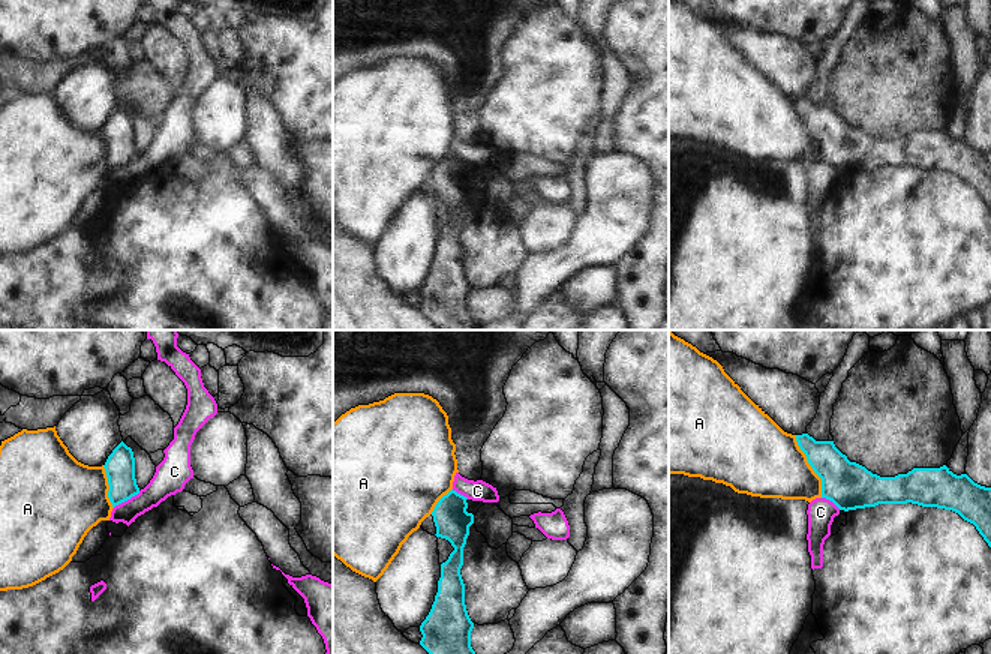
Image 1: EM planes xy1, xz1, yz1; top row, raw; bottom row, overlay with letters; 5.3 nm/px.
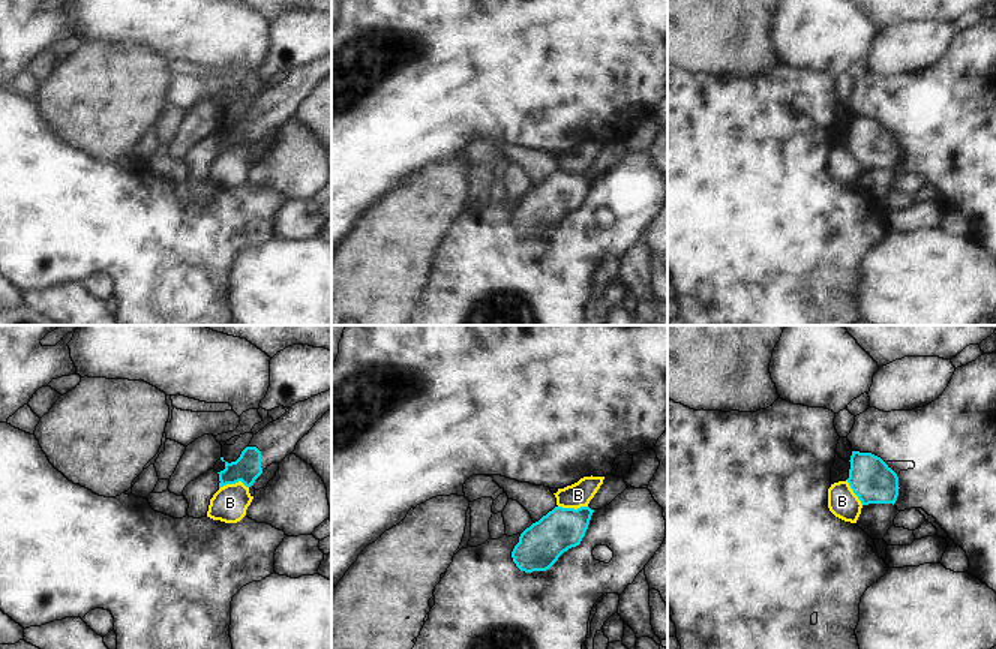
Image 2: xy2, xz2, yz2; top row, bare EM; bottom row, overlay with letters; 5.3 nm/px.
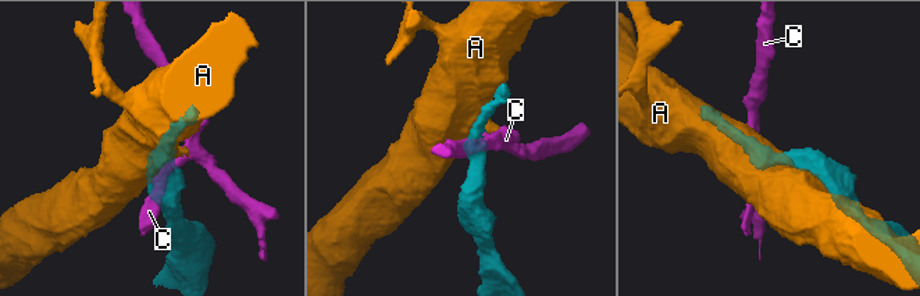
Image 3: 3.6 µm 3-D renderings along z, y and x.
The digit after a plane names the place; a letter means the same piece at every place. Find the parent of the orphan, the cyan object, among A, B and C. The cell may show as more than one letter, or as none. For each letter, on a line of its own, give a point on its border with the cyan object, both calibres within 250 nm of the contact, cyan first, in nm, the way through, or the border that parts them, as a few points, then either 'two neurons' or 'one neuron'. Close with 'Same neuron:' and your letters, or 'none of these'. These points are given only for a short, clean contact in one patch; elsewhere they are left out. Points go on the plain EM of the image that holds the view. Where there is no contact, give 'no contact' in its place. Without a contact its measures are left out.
A: yz1 (811, 131) | 260/380 nm | two neurons
B: xy2 (233, 147) | 150/190 nm | along xy2 (248, 150), (236, 146), (227, 147), (219, 153) | two neurons
C: xy1 (126, 164) | 160/160 nm | along xy1 (140, 155), (114, 171) | two neurons
Same neuron: none of these

